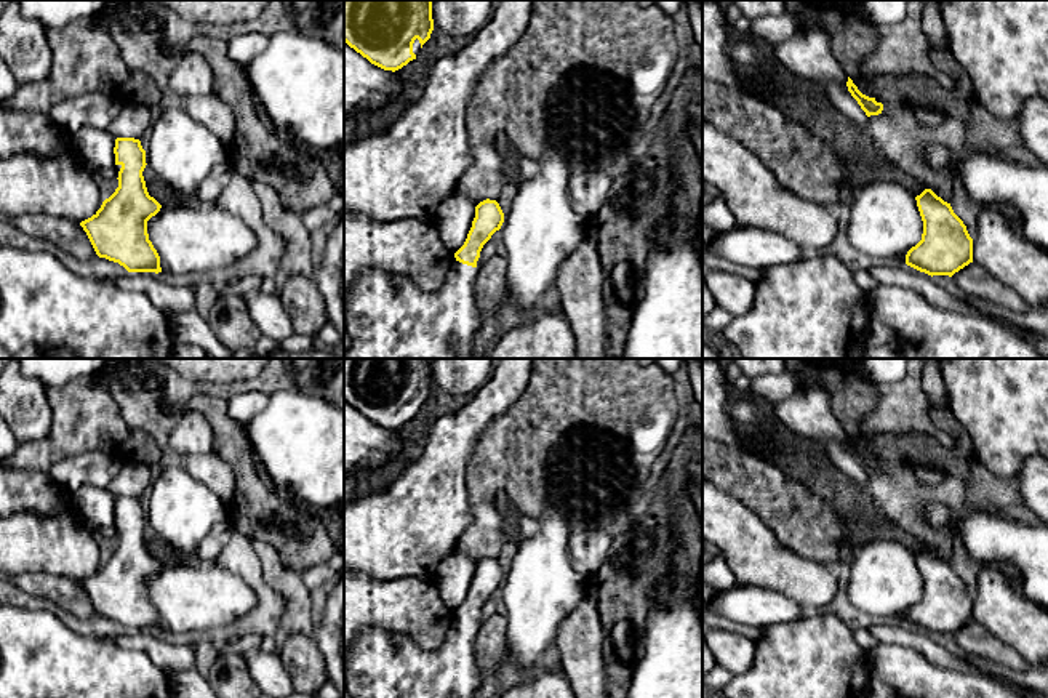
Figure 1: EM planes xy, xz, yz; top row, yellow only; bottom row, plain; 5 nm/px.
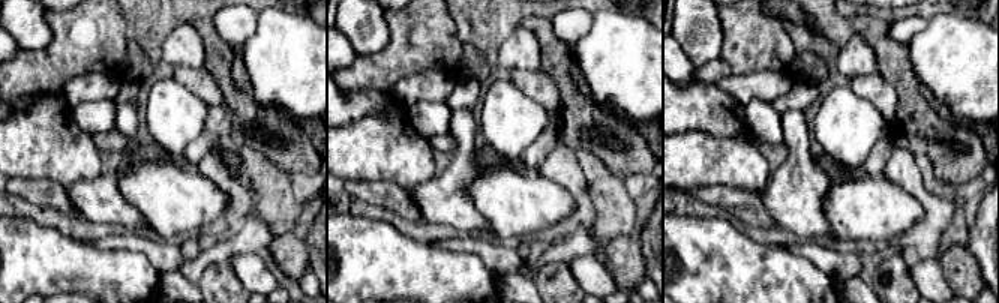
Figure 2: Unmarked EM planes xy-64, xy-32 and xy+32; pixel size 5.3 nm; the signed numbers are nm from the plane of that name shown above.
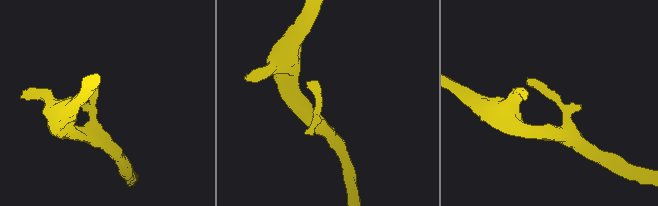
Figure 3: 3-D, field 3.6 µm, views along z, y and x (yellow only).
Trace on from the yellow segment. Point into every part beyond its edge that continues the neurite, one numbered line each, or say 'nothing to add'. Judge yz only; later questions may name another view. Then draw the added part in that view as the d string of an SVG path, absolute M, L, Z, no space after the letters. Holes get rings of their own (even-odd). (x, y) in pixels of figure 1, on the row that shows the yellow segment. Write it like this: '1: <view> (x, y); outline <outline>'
nothing to add

